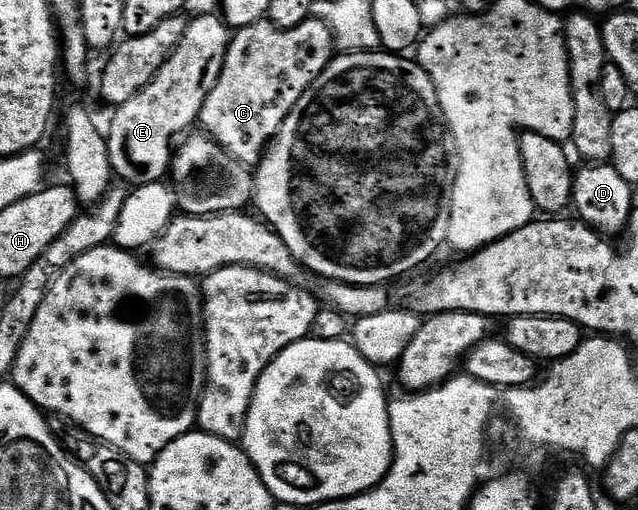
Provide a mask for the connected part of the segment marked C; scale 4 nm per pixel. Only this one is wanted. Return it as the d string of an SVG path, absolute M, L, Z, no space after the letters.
M313 16L304 20L304 24L296 24L296 28L280 28L269 20L237 27L230 40L220 80L216 80L216 88L212 88L212 92L208 92L204 100L201 129L219 146L223 146L236 161L251 168L257 167L268 149L268 144L277 138L284 120L288 120L292 108L296 108L300 96L308 92L311 84L321 76L324 68L328 68L328 64L335 57L334 34L328 24Z

